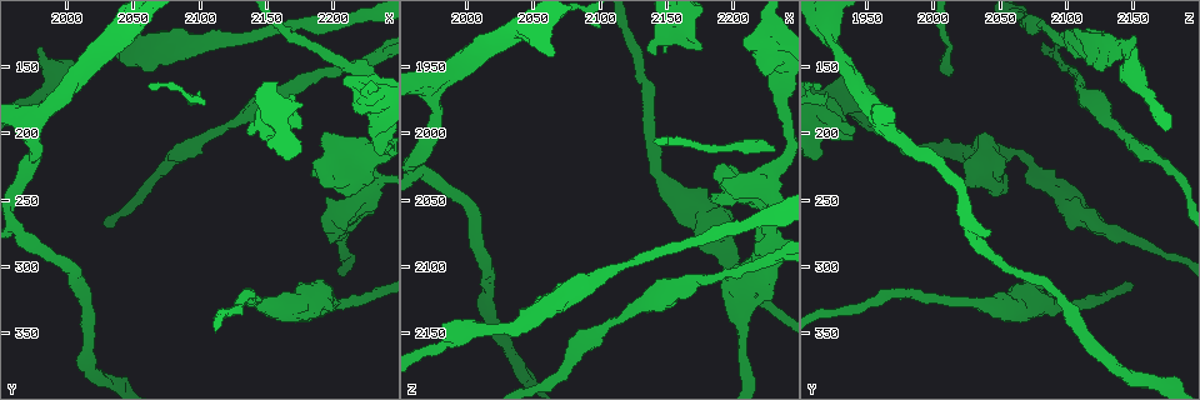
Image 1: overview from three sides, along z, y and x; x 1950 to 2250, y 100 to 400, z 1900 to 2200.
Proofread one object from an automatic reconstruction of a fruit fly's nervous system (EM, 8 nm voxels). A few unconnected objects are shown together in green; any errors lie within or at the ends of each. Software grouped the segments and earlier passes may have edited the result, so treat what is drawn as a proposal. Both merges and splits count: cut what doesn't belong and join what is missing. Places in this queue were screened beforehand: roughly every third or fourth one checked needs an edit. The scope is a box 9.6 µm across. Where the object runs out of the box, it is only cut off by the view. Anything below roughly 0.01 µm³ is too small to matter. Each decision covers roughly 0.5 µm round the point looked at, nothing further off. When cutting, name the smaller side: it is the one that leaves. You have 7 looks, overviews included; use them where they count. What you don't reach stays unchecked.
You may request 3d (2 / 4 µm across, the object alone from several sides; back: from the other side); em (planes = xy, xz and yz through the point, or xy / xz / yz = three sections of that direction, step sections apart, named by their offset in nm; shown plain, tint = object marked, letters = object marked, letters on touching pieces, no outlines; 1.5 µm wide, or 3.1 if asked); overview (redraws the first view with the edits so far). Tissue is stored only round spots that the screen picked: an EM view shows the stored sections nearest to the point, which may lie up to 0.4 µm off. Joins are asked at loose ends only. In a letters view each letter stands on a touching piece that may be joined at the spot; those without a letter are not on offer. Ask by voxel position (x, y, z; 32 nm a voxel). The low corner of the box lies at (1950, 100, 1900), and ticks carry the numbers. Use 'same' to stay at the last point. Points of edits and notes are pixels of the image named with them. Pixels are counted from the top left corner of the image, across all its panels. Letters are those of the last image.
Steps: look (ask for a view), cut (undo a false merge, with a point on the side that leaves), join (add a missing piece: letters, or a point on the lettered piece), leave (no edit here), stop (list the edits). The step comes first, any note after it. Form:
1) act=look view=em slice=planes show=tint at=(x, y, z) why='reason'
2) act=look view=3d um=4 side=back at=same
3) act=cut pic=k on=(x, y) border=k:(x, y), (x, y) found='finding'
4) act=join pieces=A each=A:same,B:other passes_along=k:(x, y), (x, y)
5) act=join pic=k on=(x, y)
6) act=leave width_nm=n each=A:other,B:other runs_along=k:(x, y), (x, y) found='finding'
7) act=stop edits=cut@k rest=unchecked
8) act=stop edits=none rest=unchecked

act=look view=em slice=planes show=tint at=(2232, 154, 2014) why='branch stops here'

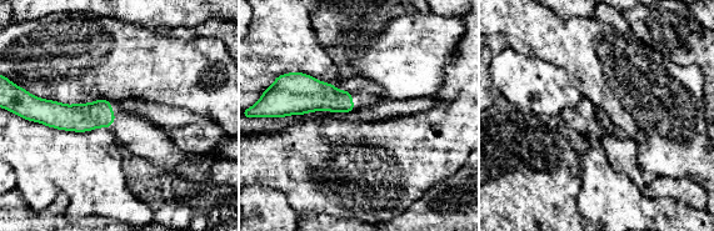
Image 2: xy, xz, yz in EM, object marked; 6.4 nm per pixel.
act=look view=em slice=planes show=letters at=same

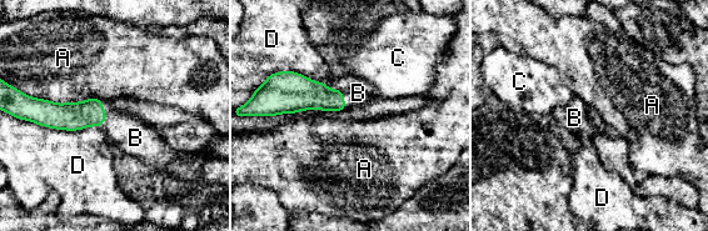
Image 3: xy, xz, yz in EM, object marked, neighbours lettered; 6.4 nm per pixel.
act=join pieces=B width_nm=130 each=A:other,B:same,C:other,D:other found='the neuron continues'

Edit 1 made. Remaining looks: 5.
act=look view=3d um=4 at=(2206, 160, 1932) why='stops while still wide'

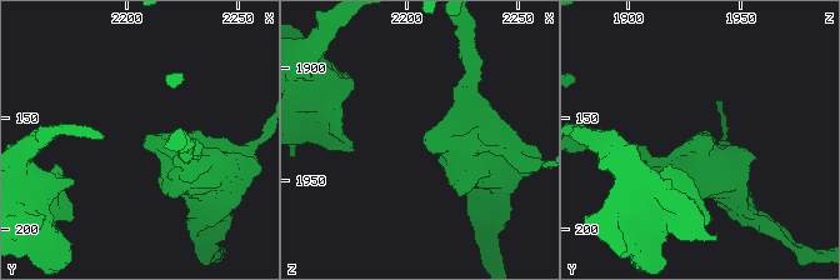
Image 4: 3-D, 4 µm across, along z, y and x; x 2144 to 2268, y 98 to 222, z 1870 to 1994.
act=look view=em slice=planes show=letters at=(2207, 161, 1930) why='now the EM'

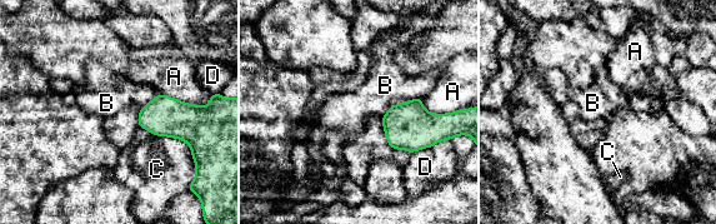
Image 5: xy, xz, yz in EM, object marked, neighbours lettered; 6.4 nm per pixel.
act=leave longest_contact=C:480nm each=A:other,B:other,C:other,D:other border=5:(421, 96), (394, 104), (380, 118) found='no lettered piece goes on from it'

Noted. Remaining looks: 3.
act=look view=3d um=4 at=(1980, 134, 2152) why='free end'

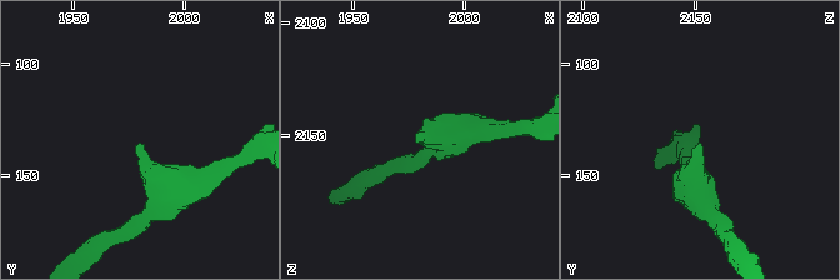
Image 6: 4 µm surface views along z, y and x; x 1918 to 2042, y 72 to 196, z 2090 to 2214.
act=look view=em slice=planes show=letters at=(1980, 135, 2151)

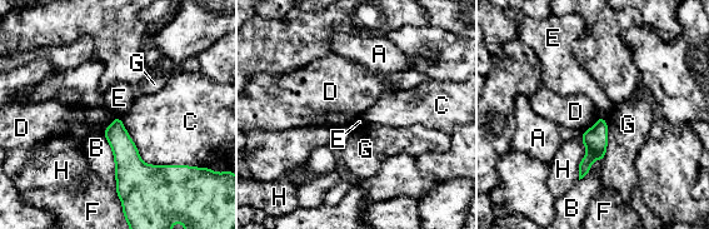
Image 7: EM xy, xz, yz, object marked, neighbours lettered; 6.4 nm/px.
act=leave longest_contact=C:550nm each=A:other,B:other,C:other,D:other,E:other,F:other,G:other,H:other border=7:(599, 118), (583, 133) found='no lettered piece goes on from it'

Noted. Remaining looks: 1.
act=stop edits=join@3 rest=unchecked

